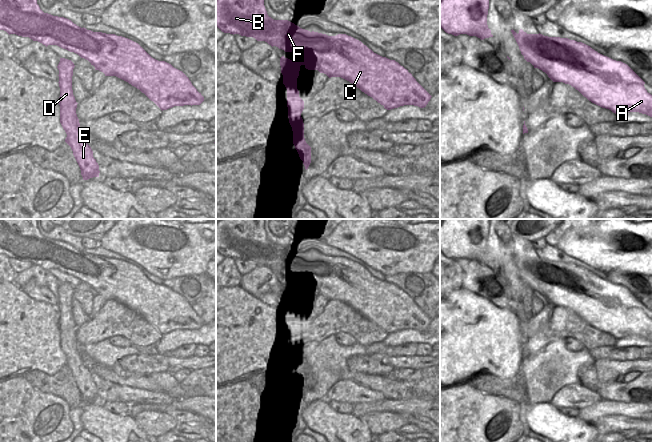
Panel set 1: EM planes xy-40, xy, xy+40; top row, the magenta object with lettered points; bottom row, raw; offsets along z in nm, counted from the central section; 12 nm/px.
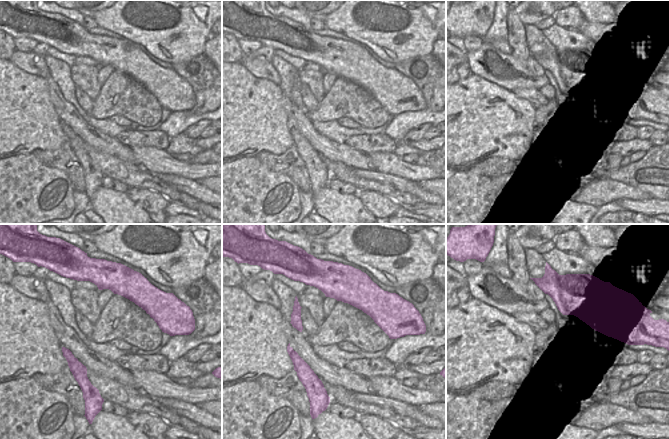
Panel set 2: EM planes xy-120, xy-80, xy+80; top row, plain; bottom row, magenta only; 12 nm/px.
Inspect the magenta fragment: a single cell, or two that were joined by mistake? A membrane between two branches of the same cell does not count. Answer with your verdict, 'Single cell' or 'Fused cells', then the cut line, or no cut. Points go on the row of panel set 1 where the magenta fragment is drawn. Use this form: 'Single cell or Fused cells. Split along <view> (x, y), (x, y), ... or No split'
Single cell. No split

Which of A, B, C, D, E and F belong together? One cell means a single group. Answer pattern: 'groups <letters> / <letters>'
groups A B C D E F

